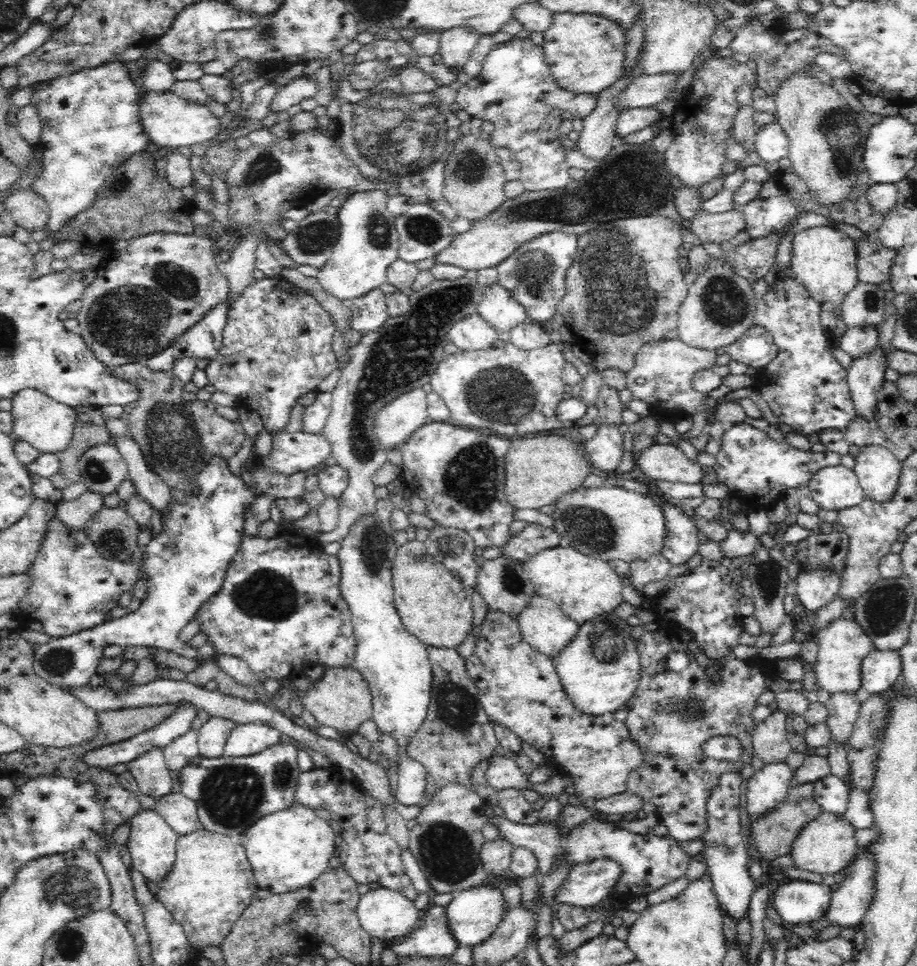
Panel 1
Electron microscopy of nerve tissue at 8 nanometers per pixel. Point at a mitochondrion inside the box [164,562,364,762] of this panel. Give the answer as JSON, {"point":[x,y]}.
{"point":[267,594]}

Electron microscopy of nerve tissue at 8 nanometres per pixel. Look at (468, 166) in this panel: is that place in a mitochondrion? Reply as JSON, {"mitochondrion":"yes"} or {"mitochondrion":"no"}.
{"mitochondrion":"yes"}

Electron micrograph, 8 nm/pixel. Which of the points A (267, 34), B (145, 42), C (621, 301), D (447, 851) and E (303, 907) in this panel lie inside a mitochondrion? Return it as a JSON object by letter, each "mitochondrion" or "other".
{"A":"mitochondrion","B":"other","C":"mitochondrion","D":"mitochondrion","E":"mitochondrion"}

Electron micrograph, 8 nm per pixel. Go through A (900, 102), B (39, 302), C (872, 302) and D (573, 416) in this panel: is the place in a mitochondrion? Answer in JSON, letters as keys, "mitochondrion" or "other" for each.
{"A":"other","B":"other","C":"mitochondrion","D":"other"}

